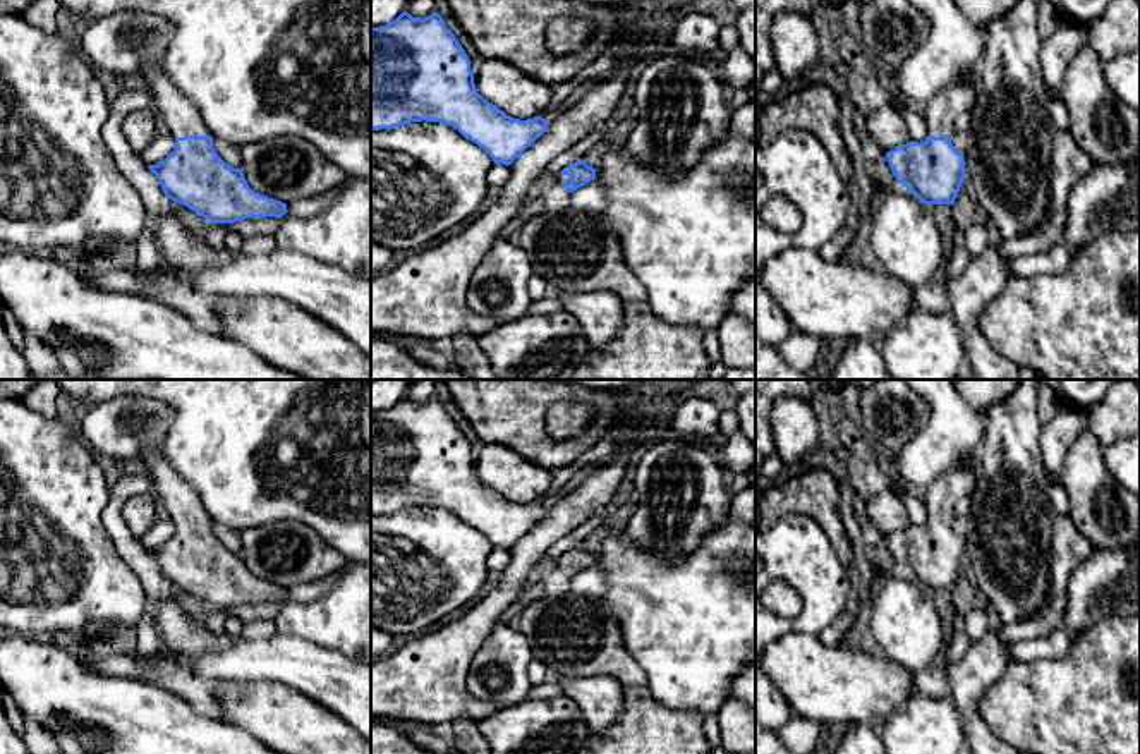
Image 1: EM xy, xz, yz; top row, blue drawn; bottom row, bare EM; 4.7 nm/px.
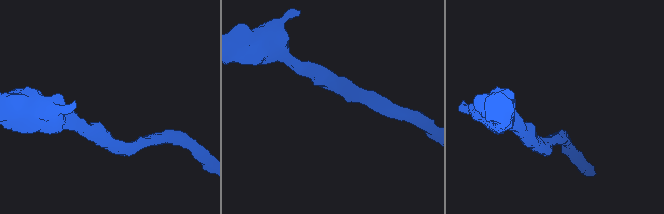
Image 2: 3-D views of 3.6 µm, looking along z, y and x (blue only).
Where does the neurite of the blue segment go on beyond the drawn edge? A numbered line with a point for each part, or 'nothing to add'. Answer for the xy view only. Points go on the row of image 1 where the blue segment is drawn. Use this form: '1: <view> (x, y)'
1: xy (179, 115)

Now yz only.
1: yz (939, 114)

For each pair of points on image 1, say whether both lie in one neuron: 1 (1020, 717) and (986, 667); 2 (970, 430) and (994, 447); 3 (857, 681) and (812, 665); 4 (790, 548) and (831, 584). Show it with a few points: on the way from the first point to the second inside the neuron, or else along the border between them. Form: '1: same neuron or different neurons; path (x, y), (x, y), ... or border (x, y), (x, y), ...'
1: different neurons; border (1012, 663), (981, 701), (981, 717), (986, 722)
2: different neurons; border (984, 413), (984, 435), (972, 456)
3: same neuron; path (847, 681), (843, 677), (823, 675)
4: same neuron; path (800, 557), (821, 577)

